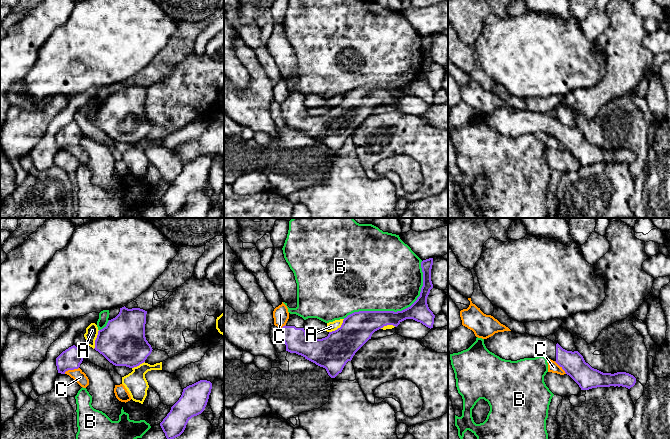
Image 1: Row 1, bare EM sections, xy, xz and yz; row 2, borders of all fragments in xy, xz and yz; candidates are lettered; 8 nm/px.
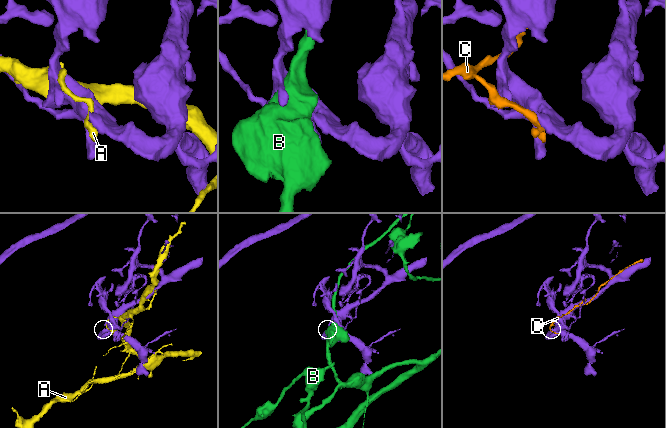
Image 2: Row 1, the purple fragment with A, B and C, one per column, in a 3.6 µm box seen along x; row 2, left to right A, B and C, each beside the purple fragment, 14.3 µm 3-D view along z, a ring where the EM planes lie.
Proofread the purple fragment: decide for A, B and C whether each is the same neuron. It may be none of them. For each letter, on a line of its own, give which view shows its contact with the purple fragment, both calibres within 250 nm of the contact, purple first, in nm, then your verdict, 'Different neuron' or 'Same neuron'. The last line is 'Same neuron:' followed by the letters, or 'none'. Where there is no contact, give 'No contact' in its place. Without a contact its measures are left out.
A: Touches purple in xz. Thickness 280 nm (purple) against 80 nm. Different neuron
B: Touches purple in xz. Thickness 180 nm (purple) against 480 nm. Different neuron
C: Touches purple in xy. Thickness 170 nm (purple) against 100 nm. Different neuron
Same neuron: none

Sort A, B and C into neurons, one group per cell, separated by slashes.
A / B / C

